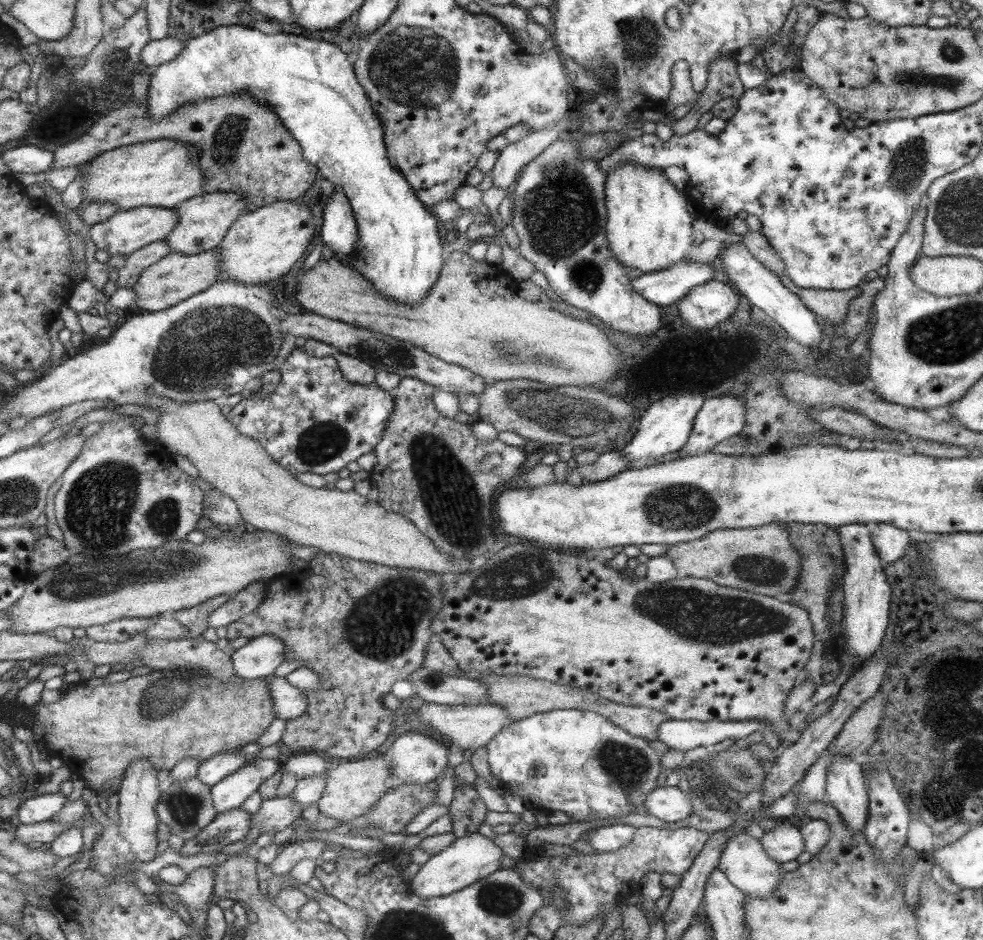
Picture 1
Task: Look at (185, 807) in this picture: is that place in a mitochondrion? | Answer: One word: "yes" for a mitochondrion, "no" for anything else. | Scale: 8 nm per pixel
yes

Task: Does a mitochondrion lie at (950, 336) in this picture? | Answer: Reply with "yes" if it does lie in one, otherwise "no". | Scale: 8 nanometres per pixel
yes

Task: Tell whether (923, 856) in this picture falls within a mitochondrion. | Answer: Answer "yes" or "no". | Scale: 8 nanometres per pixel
no

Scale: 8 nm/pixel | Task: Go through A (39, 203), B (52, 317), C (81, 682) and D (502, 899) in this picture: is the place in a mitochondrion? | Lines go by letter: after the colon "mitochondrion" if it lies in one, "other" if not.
A: other
B: other
C: other
D: mitochondrion

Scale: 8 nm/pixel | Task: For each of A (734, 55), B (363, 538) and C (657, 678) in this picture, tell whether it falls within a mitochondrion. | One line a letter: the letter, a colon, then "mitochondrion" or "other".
A: other
B: other
C: other

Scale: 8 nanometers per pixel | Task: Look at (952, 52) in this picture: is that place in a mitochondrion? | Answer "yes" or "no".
yes

